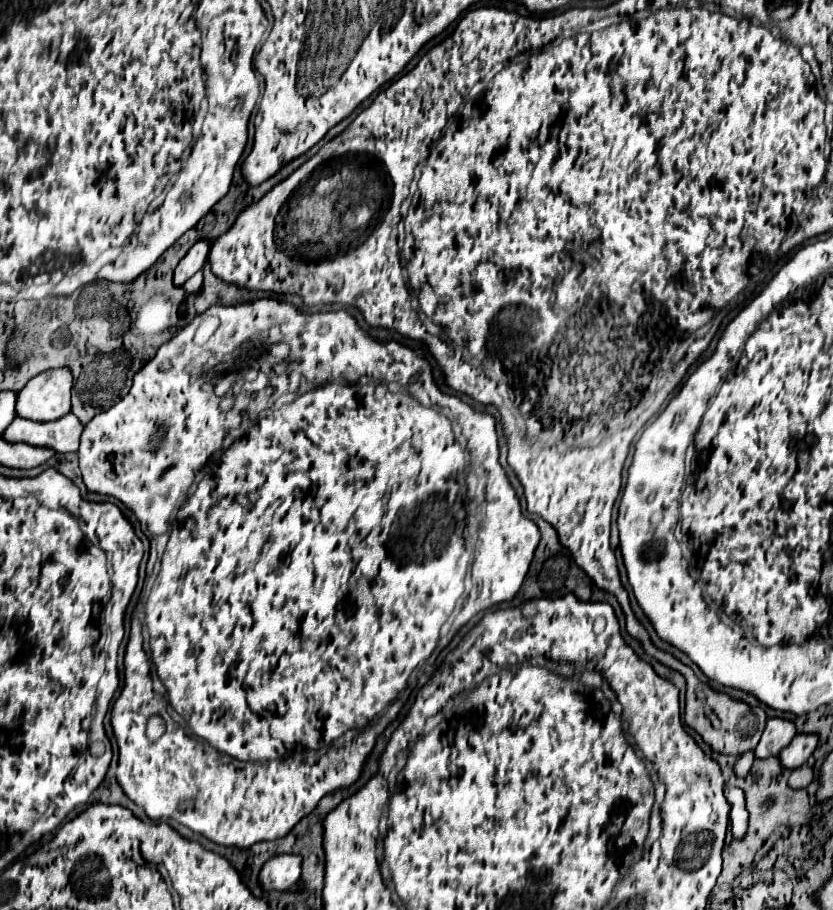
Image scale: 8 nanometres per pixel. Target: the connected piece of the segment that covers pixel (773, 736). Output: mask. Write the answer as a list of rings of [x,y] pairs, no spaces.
[[[768,719],[766,729],[762,733],[762,739],[758,743],[758,747],[754,749],[754,755],[758,759],[766,759],[766,757],[776,757],[796,735],[796,727],[792,721],[786,719]]]

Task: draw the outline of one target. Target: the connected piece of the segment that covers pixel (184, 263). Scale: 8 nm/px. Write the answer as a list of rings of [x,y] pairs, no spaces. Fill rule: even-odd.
[[[198,241],[188,251],[188,255],[178,263],[178,267],[174,271],[174,285],[182,287],[196,271],[200,271],[204,267],[206,257],[208,257],[208,243],[206,241]]]

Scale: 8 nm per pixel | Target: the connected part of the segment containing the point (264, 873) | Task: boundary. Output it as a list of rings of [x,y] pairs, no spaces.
[[[276,855],[264,863],[260,871],[260,885],[264,889],[288,891],[300,879],[300,855]]]

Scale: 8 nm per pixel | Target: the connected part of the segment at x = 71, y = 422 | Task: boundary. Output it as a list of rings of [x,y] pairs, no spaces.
[[[68,413],[50,423],[36,423],[16,417],[2,437],[8,439],[8,443],[32,443],[34,447],[52,447],[56,453],[76,453],[80,433],[82,423],[74,413]]]

